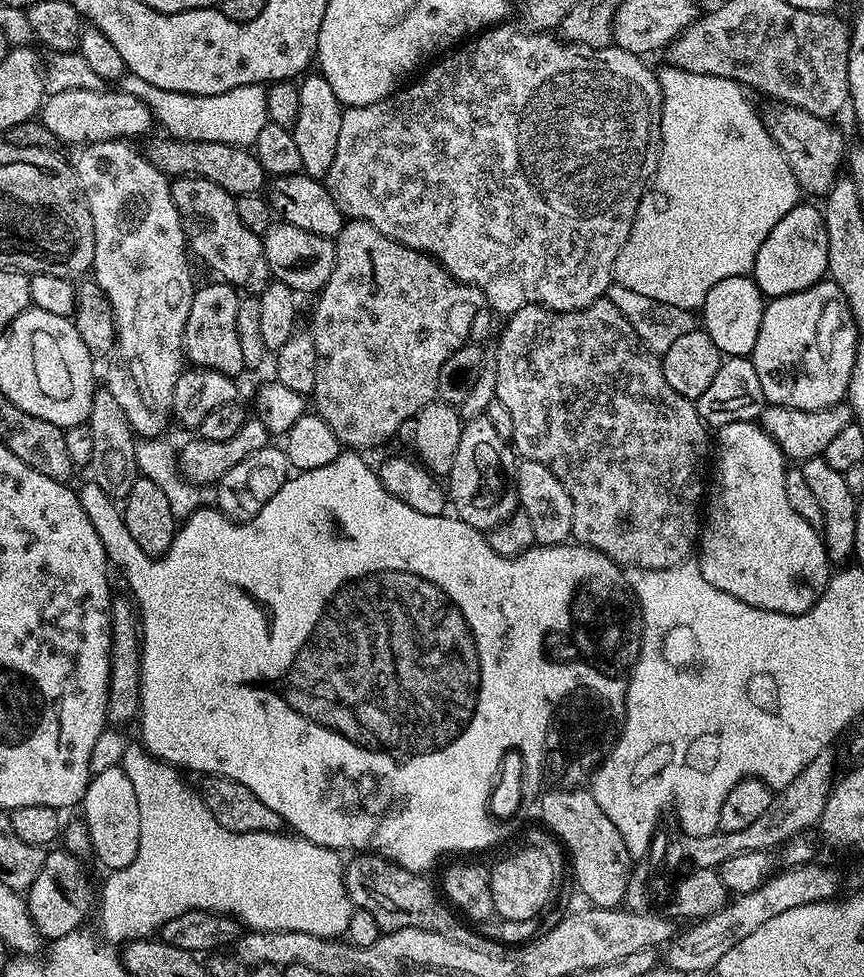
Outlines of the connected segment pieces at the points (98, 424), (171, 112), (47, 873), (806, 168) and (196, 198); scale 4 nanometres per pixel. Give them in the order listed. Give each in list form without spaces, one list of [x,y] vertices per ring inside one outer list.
[[[106,386],[99,387],[91,402],[91,414],[87,418],[94,437],[93,457],[89,464],[91,479],[113,500],[123,500],[128,496],[131,486],[137,480],[139,470],[135,450],[137,439],[129,425],[122,406]]]
[[[125,74],[120,77],[118,88],[126,94],[134,94],[134,98],[142,98],[142,102],[152,109],[155,123],[159,127],[161,124],[165,128],[163,131],[174,140],[252,146],[262,126],[270,123],[266,110],[268,90],[263,84],[238,86],[213,96],[191,96],[185,92],[162,90],[158,86],[150,86],[150,82],[142,82],[142,78]]]
[[[67,850],[49,851],[44,858],[42,870],[38,870],[38,878],[26,893],[30,918],[45,941],[51,942],[69,936],[76,928],[85,923],[88,911],[94,908],[94,888],[79,864],[77,857]]]
[[[772,102],[762,115],[768,132],[774,138],[778,150],[786,158],[794,178],[805,193],[817,198],[827,196],[833,182],[841,175],[842,165],[846,160],[846,143],[844,136],[832,125],[831,119],[815,116],[798,106]]]
[[[186,175],[171,181],[174,206],[178,206],[180,221],[184,227],[186,243],[191,255],[196,256],[212,272],[217,272],[225,284],[235,286],[248,294],[258,294],[270,282],[270,273],[263,239],[257,233],[242,226],[238,218],[236,197],[208,181],[205,177]]]

